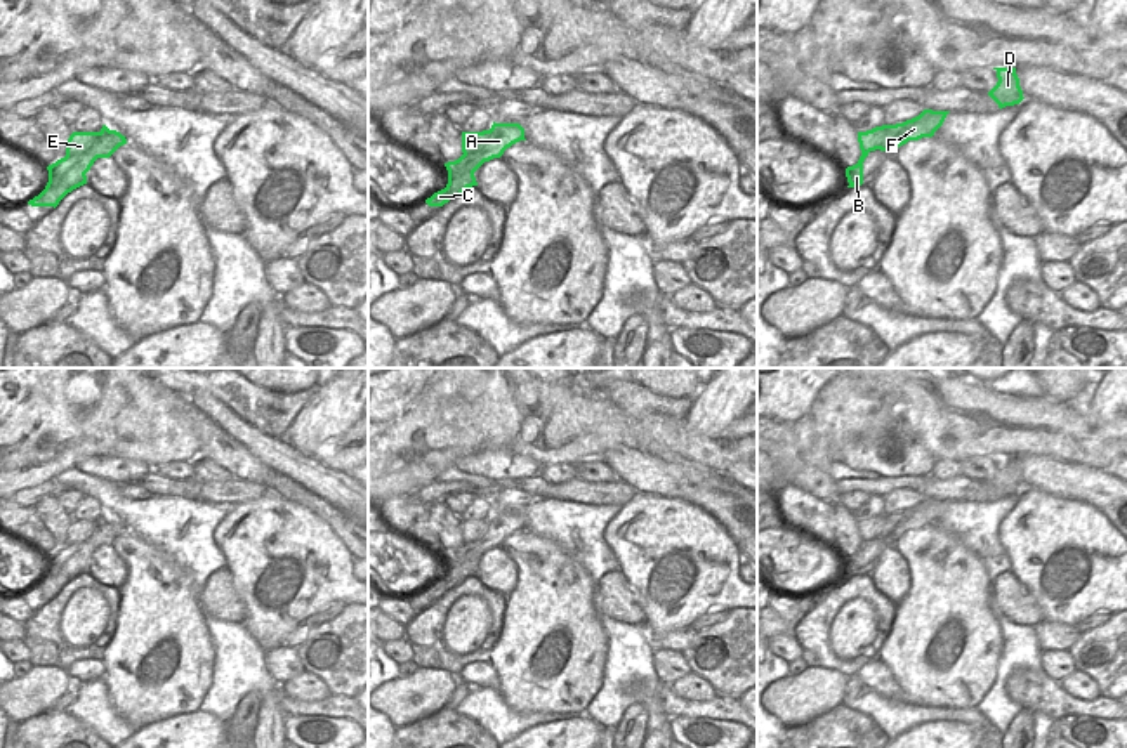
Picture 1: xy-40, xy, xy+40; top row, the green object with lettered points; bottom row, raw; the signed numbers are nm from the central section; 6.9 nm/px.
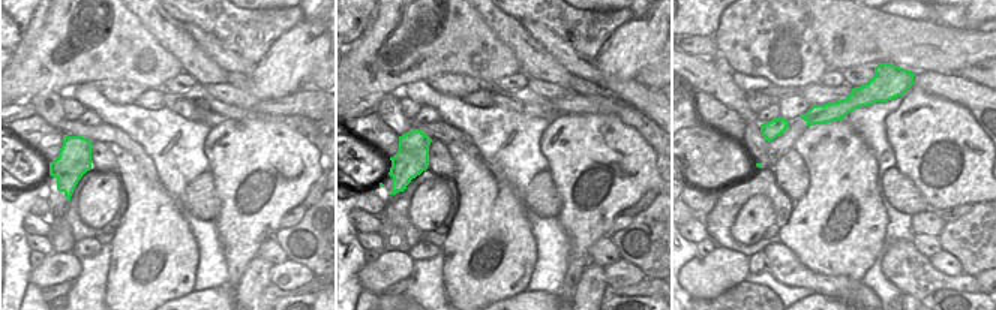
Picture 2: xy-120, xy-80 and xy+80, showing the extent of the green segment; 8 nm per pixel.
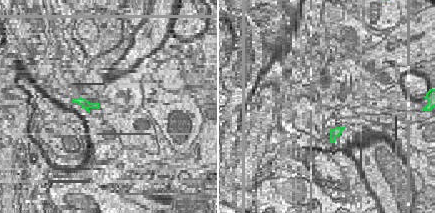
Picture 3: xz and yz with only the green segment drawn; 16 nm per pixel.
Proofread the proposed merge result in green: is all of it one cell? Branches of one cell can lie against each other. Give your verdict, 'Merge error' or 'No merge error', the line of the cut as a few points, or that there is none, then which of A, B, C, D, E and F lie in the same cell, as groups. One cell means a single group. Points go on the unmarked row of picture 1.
Merge error. Split along xy (490, 519), (490, 526), (480, 540), (483, 549). Groups: A D F / B C E.

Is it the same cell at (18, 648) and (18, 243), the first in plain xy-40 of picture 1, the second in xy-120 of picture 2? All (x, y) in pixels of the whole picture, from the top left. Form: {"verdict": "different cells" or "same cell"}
{"verdict": "different cells"}

